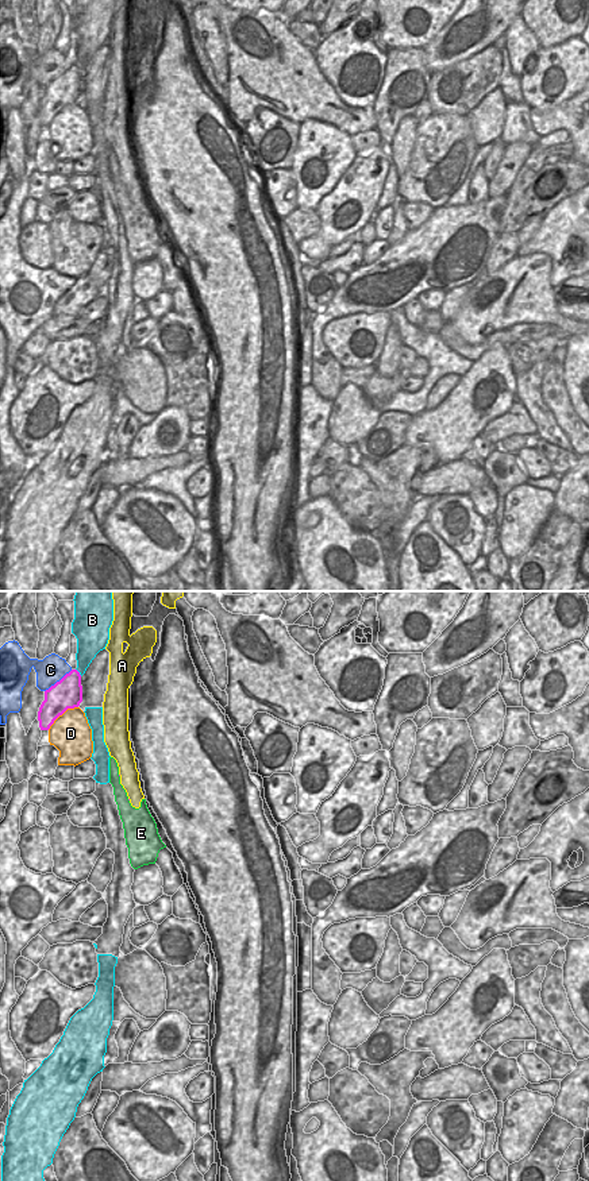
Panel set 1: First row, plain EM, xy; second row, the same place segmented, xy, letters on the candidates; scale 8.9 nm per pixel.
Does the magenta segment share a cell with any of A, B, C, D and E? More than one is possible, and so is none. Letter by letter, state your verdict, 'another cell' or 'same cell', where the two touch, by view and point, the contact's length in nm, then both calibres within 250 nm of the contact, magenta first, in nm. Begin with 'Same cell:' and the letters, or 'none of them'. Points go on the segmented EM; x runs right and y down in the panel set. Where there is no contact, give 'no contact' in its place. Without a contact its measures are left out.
Same cell: E
A: another cell; no contact
B: another cell; contact xy (79, 672); length 90 nm; calibres 260 and 200 nm
C: another cell; contact xy (60, 680); length 320 nm; calibres 260 and 240 nm
D: another cell; contact xy (61, 714); length 340 nm; calibres 260 and 360 nm
E: same cell; no contact

